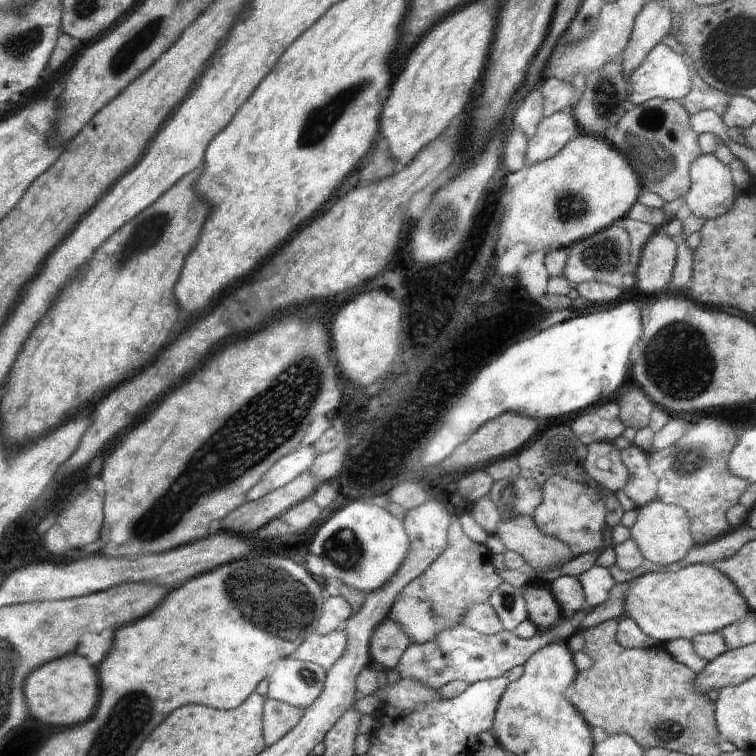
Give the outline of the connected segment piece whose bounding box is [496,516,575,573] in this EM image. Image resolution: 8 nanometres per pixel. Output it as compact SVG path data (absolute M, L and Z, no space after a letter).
M518 516L498 524L497 535L510 551L521 556L524 567L538 573L552 571L575 559L571 548L558 537L544 533L529 517Z

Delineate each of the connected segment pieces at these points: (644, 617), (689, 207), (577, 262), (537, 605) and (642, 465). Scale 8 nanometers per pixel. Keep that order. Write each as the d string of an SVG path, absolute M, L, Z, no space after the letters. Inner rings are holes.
M692 564L682 569L669 567L663 570L651 568L646 574L628 583L631 586L625 599L625 616L634 620L646 636L655 639L661 646L678 638L692 641L694 636L722 631L725 627L746 619L751 613L749 605L740 595L734 582L713 565Z
M701 153L692 161L689 178L691 184L684 197L684 209L695 216L706 220L721 216L738 198L730 170L714 153Z
M616 220L615 224L611 227L606 228L606 230L593 235L585 240L580 240L576 244L571 246L570 258L566 262L566 267L563 273L563 278L568 280L570 283L576 286L589 282L597 281L603 284L608 284L611 286L622 286L622 280L624 280L624 275L628 272L634 274L631 269L631 238L630 234L627 232L625 227L625 222L622 220Z
M535 581L526 584L525 596L528 617L538 631L548 632L558 624L561 610L543 583Z
M635 445L619 452L621 462L628 470L628 481L623 492L636 508L640 508L657 499L657 477L650 471L649 454Z

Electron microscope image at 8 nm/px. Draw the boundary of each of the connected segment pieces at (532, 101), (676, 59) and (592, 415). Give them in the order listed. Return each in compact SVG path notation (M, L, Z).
M540 87L532 90L520 106L514 110L511 122L513 127L520 129L527 139L533 138L536 134L538 124L544 118L543 96Z
M662 42L648 52L643 64L640 64L640 67L630 75L629 83L631 90L628 98L637 105L650 98L679 101L691 92L691 65L688 58L681 55L675 47Z
M616 402L598 404L588 408L587 412L582 412L570 427L583 444L590 445L595 441L611 443L625 431L618 414L619 407Z

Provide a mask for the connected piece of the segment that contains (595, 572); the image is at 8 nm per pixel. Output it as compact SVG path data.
M595 564L580 575L577 580L581 583L585 604L590 609L606 602L610 590L617 584L609 568L602 568L602 566Z

